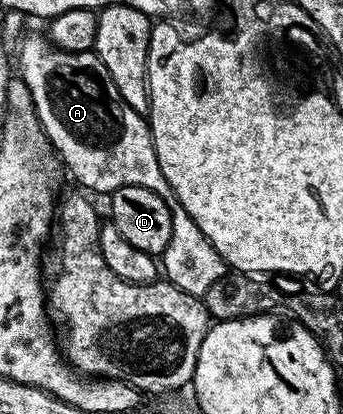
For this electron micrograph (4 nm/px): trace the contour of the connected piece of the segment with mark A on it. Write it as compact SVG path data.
M30 34L22 42L18 58L16 54L16 66L22 69L20 77L32 92L34 112L50 145L83 191L95 190L106 196L125 186L143 186L164 199L171 197L147 119L122 101L108 68L93 50L64 52L57 50L49 37Z

